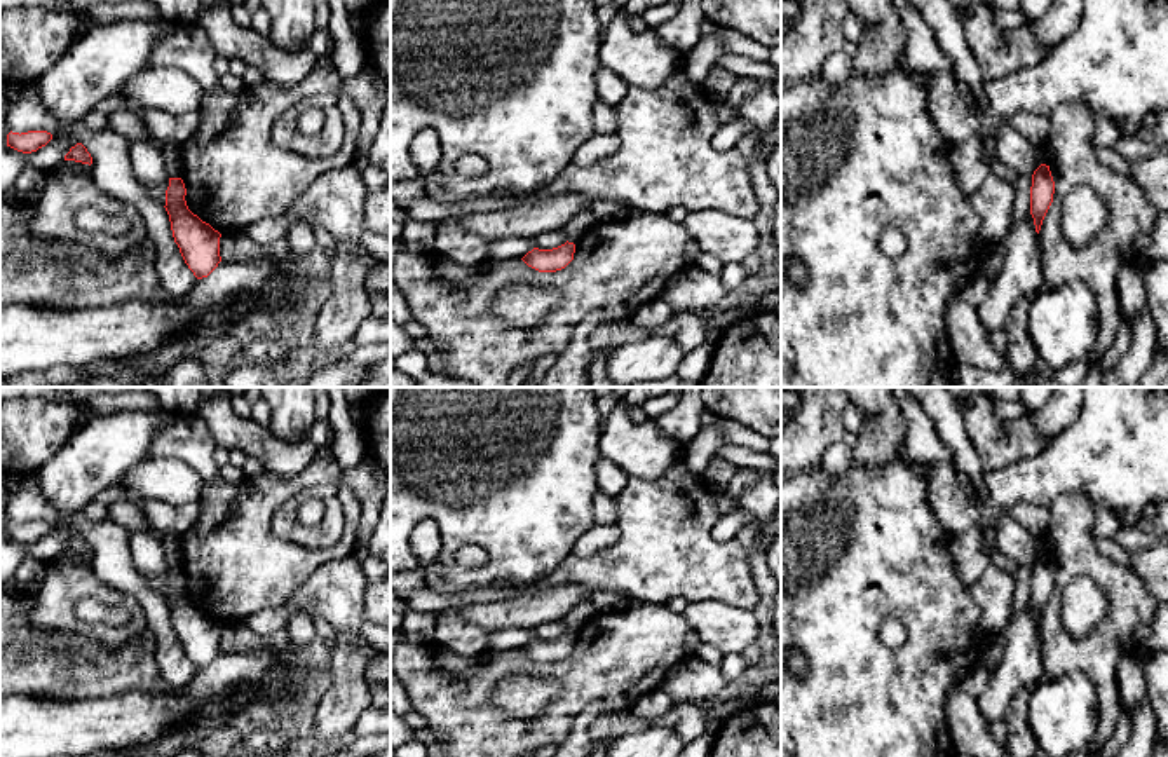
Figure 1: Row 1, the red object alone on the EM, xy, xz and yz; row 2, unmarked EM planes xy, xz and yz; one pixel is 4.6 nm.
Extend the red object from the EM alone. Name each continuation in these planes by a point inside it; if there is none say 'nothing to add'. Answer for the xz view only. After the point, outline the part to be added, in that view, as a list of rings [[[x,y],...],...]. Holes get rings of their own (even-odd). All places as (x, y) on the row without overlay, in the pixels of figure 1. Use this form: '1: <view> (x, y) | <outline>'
nothing to add

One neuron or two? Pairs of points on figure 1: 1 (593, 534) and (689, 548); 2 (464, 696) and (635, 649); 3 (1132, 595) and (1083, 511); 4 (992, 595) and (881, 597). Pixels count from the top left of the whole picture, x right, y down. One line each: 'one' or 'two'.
1: two
2: one
3: one
4: two

